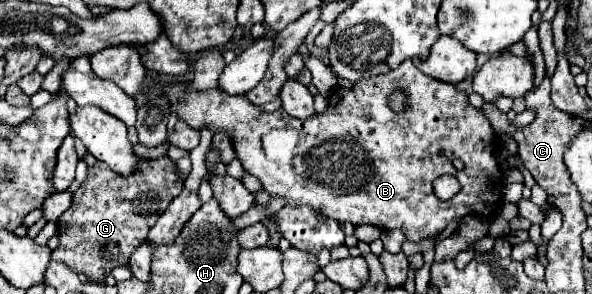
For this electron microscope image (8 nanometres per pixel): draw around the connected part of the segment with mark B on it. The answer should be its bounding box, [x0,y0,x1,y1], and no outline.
[166,61,504,243]

